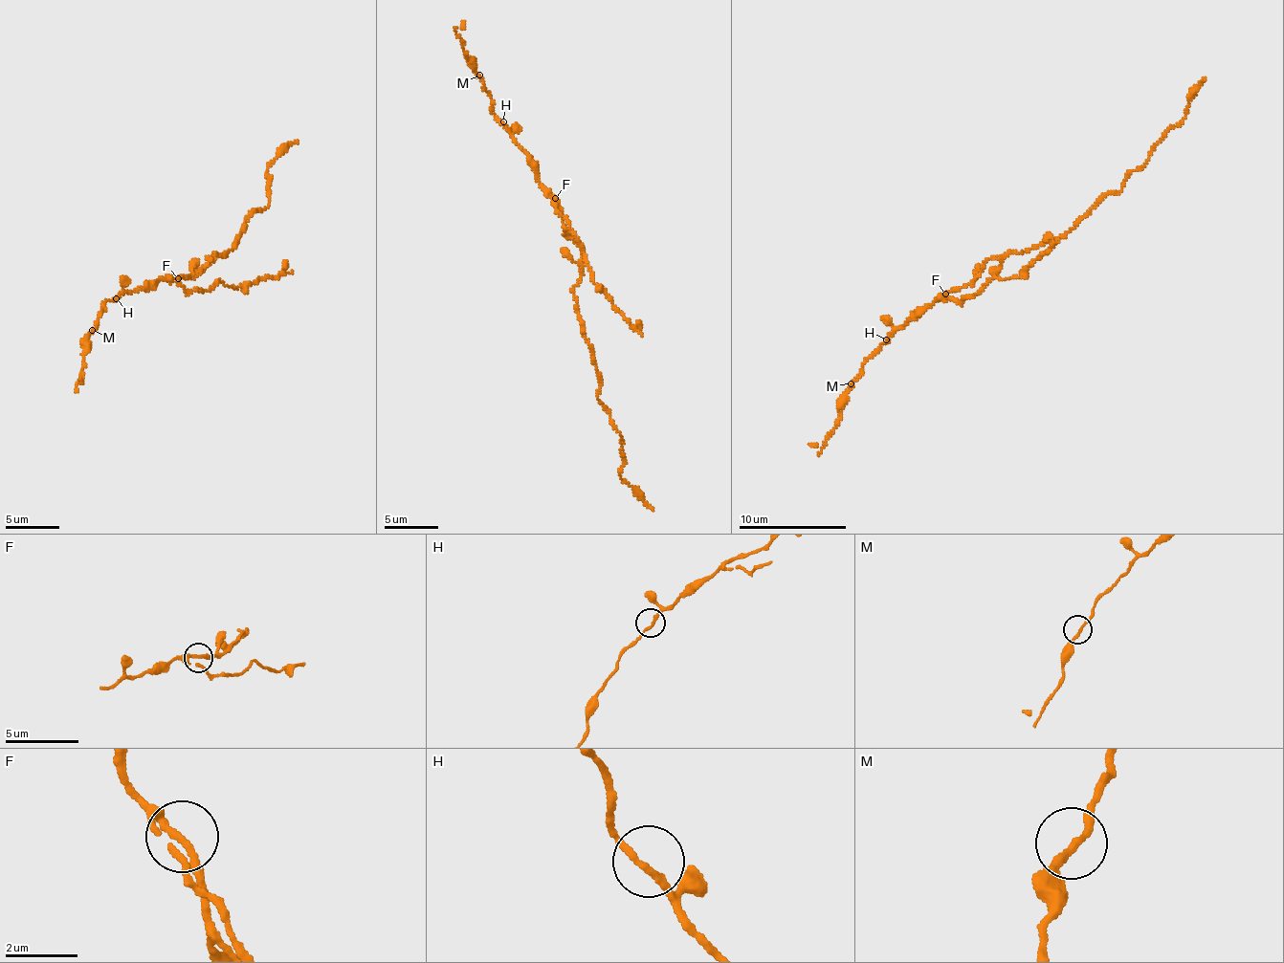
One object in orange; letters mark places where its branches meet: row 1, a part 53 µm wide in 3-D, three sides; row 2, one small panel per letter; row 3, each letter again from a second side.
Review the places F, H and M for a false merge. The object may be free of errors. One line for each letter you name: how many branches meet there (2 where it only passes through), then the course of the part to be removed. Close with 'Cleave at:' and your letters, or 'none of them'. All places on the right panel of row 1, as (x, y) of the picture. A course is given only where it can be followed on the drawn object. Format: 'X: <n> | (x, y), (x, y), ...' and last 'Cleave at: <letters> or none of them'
Cleave at: none of them

